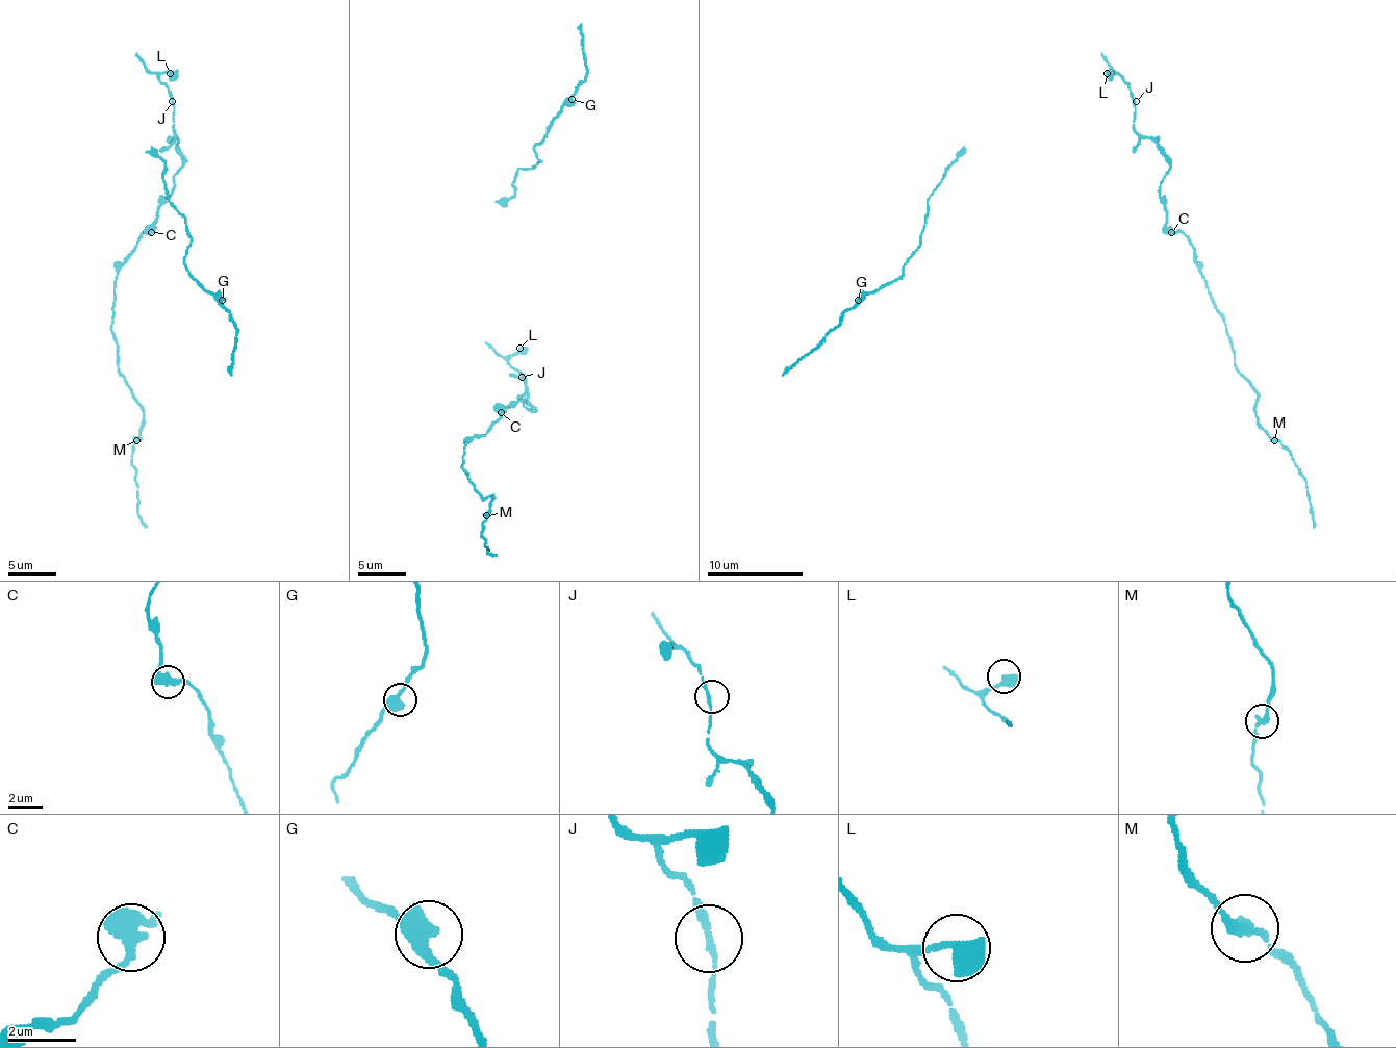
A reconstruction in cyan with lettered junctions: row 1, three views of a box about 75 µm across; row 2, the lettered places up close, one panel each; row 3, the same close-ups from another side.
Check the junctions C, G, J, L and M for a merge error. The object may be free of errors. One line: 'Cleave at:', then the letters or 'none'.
Cleave at: none

